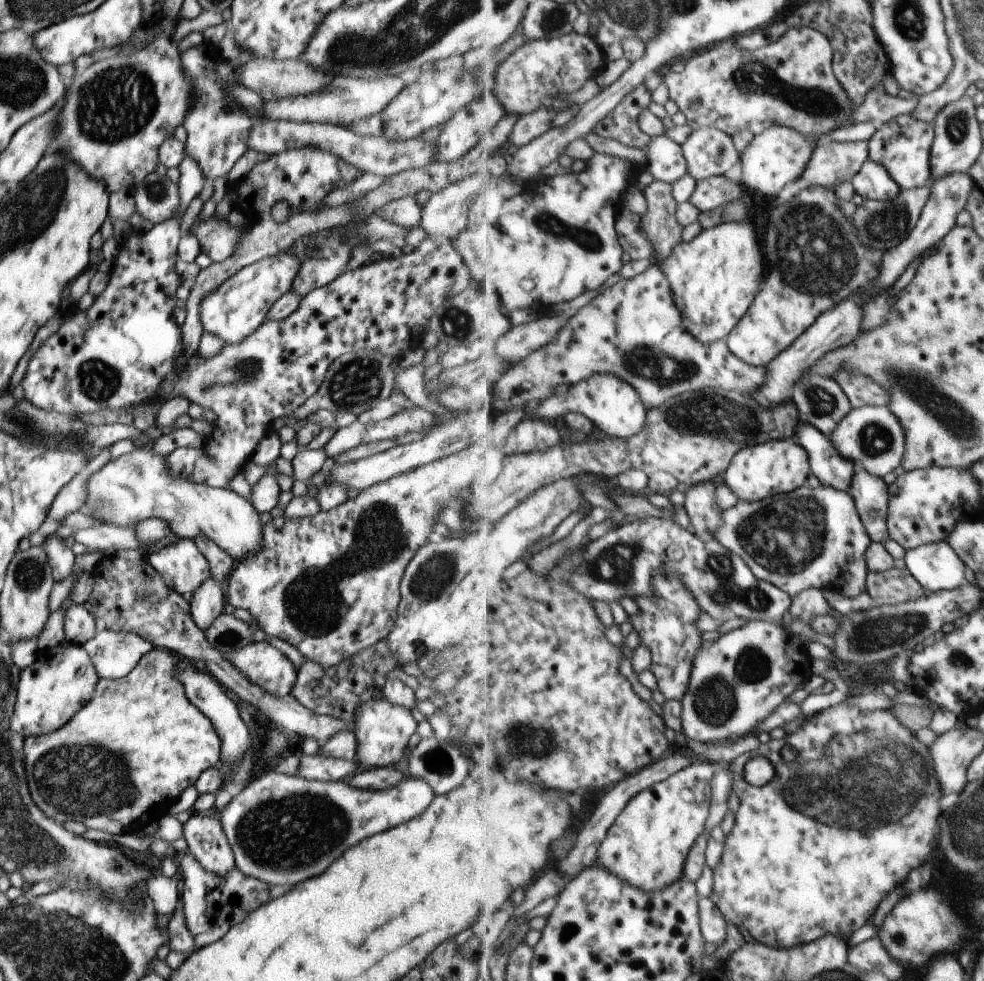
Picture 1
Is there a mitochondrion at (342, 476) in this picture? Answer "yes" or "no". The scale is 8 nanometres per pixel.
no

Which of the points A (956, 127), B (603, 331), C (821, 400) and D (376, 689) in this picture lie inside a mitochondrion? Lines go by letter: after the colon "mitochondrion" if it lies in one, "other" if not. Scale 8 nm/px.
A: mitochondrion
B: other
C: mitochondrion
D: other

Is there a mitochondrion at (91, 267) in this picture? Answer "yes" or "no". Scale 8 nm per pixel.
no

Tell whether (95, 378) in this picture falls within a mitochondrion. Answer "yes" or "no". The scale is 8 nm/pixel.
yes

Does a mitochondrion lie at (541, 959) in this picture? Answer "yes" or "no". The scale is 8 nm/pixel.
no

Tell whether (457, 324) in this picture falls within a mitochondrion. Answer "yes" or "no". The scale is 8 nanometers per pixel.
yes

